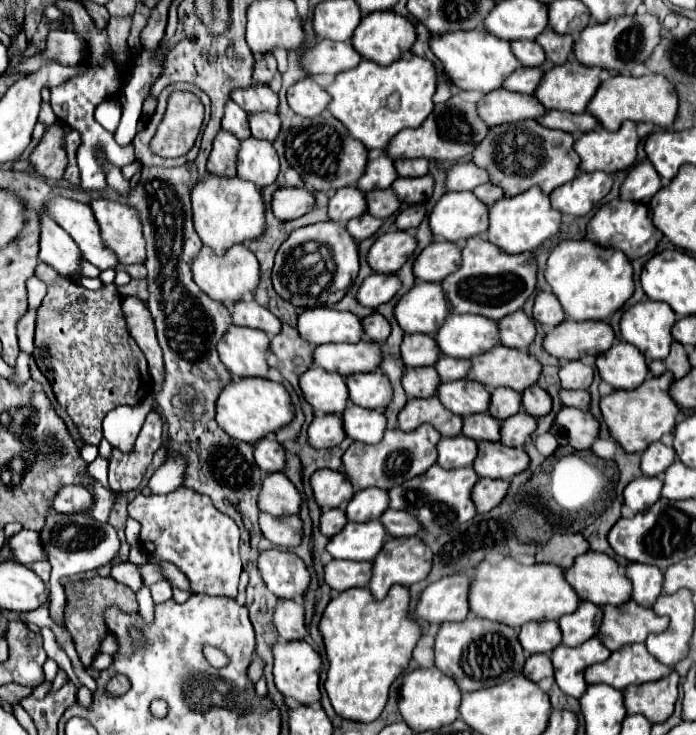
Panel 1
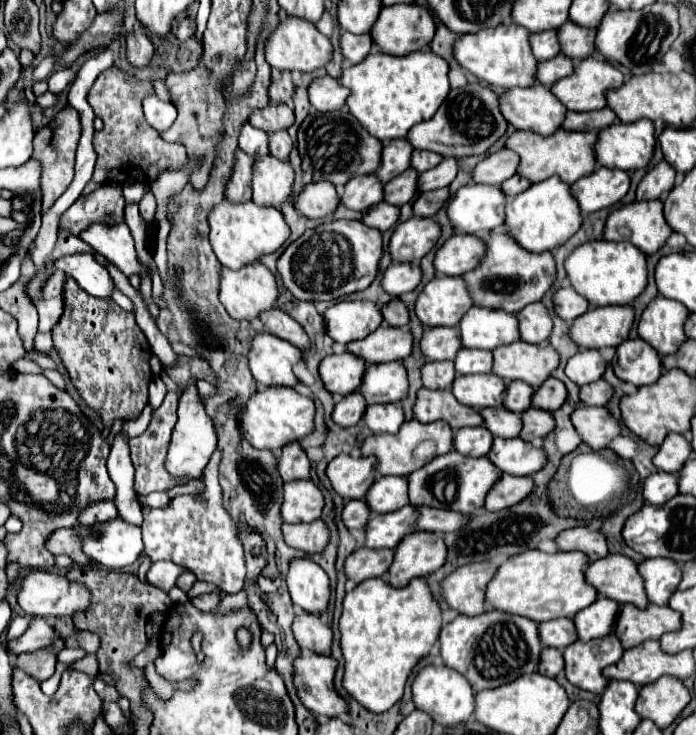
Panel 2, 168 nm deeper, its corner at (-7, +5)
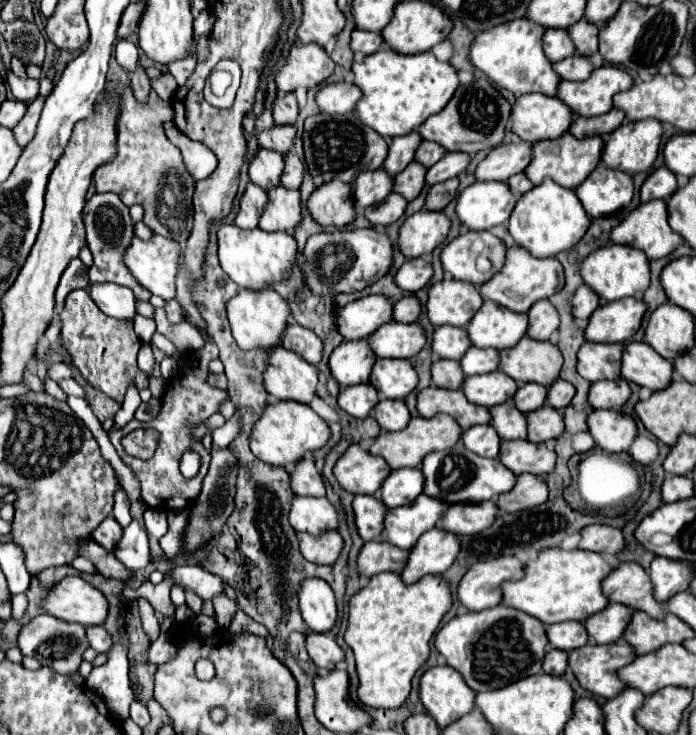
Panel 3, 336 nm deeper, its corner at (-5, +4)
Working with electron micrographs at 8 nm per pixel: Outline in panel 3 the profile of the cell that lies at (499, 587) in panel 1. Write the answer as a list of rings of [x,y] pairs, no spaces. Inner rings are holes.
[[[545,549],[535,561],[525,563],[525,577],[519,581],[507,581],[501,585],[503,603],[525,611],[531,617],[537,617],[545,625],[561,621],[585,621],[597,611],[609,605],[609,599],[601,593],[601,581],[613,571],[613,565],[603,559],[599,553],[591,551],[563,551],[563,549]]]

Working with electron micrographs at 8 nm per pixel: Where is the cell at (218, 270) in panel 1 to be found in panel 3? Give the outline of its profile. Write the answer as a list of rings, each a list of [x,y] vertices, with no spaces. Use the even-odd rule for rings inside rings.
[[[241,289],[237,293],[237,297],[233,297],[227,303],[227,315],[229,315],[233,339],[241,349],[269,351],[273,345],[279,345],[281,335],[287,327],[287,319],[291,315],[291,309],[289,309],[287,301],[283,301],[281,295],[273,289],[261,289],[261,291]]]

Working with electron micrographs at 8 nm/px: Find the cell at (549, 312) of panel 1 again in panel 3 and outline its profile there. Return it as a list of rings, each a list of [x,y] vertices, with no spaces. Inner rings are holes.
[[[581,285],[573,295],[573,315],[577,319],[589,319],[589,315],[599,307],[599,295],[589,289],[589,285]]]

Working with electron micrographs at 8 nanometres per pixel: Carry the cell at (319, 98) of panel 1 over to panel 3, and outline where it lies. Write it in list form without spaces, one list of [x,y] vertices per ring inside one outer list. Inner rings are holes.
[[[345,81],[325,85],[317,93],[317,103],[319,103],[321,111],[325,111],[329,115],[345,115],[345,113],[353,111],[359,99],[361,99],[361,89],[357,85],[345,83]]]

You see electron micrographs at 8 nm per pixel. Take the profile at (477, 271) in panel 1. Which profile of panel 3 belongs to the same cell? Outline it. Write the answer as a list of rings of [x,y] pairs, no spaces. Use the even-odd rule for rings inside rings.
[[[509,247],[503,269],[491,281],[479,285],[479,293],[483,295],[483,299],[493,299],[495,303],[507,307],[509,311],[527,313],[533,303],[537,303],[545,297],[549,299],[551,295],[557,293],[559,271],[561,271],[561,263],[555,257],[537,259],[537,257],[529,255],[529,251],[525,251],[523,247]]]

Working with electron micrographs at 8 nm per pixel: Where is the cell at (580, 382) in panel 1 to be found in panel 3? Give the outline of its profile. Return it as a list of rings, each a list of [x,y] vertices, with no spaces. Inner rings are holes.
[[[585,341],[577,353],[577,371],[587,381],[619,379],[621,377],[623,345],[589,343]]]

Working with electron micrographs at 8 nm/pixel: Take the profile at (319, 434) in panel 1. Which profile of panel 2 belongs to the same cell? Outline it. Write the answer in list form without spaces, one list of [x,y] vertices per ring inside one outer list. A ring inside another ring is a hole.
[[[353,392],[335,404],[333,422],[341,428],[351,428],[361,420],[363,412],[365,412],[365,398],[361,396],[361,392]]]

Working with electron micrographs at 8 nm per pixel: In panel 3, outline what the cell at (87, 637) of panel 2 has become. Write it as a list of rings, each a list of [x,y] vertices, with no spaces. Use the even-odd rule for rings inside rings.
[[[87,627],[87,637],[97,653],[107,653],[113,645],[113,639],[105,627]]]

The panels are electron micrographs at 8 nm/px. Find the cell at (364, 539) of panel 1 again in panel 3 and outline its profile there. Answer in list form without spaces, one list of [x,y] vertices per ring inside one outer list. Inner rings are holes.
[[[421,493],[413,503],[389,509],[383,539],[401,549],[411,549],[425,531],[437,525],[445,507],[449,507],[449,503],[439,503],[437,499],[429,499],[429,495]]]

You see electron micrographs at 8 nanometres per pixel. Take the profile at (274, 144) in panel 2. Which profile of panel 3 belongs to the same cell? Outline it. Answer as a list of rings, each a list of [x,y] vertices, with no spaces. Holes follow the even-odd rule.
[[[291,151],[285,157],[285,171],[283,171],[283,177],[281,177],[281,185],[285,189],[299,189],[301,181],[303,181],[303,165],[301,165],[299,157]]]

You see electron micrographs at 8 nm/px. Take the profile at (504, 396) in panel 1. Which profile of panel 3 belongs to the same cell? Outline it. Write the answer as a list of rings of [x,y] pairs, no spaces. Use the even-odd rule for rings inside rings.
[[[527,383],[527,385],[519,387],[519,391],[513,397],[513,401],[521,413],[537,411],[539,407],[545,405],[545,399],[547,399],[547,387],[539,385],[539,383]]]

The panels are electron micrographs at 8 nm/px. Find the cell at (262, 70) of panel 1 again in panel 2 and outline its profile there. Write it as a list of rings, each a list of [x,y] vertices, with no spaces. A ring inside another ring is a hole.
[[[275,72],[271,84],[269,84],[269,98],[275,102],[287,102],[293,96],[293,82],[291,72]]]

